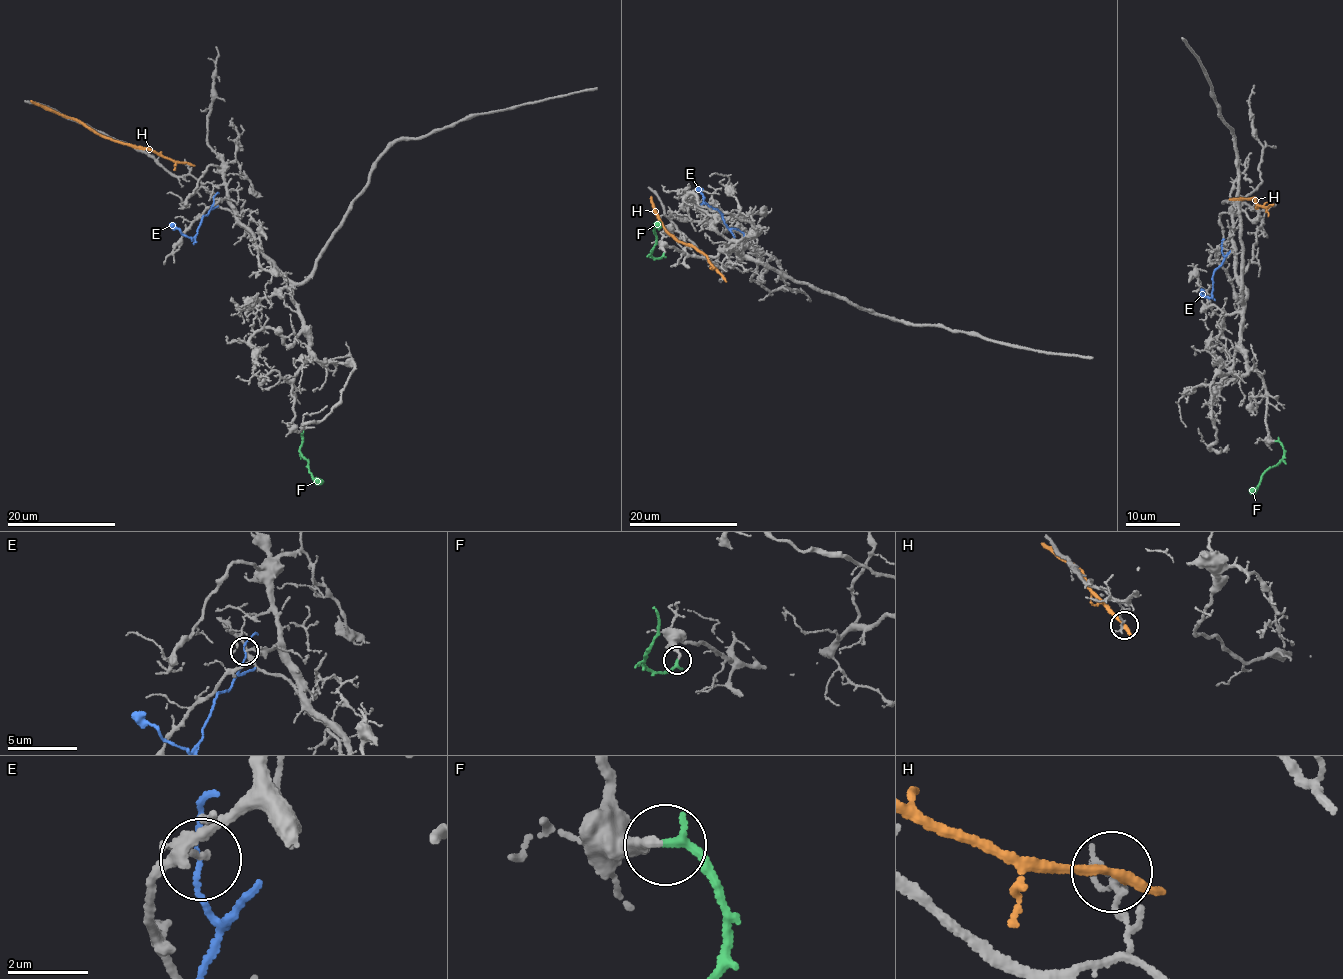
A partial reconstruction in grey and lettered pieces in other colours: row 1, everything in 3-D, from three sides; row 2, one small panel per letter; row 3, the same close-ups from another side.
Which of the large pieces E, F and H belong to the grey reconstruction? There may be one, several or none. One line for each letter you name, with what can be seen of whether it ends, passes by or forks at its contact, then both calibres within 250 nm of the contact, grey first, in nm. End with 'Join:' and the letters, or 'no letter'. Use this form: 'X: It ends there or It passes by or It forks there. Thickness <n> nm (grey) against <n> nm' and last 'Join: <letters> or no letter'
F: It ends there. Thickness 240 nm (grey) against 240 nm
Join: F

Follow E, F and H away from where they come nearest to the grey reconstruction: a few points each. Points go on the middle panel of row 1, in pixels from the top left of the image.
E: (736, 229), (727, 227), (719, 211), (703, 200), (701, 189), (695, 189)
F: (663, 253), (659, 258), (650, 256), (656, 234), (653, 230), (659, 223)
H: (723, 276), (706, 256), (674, 240), (650, 197)

